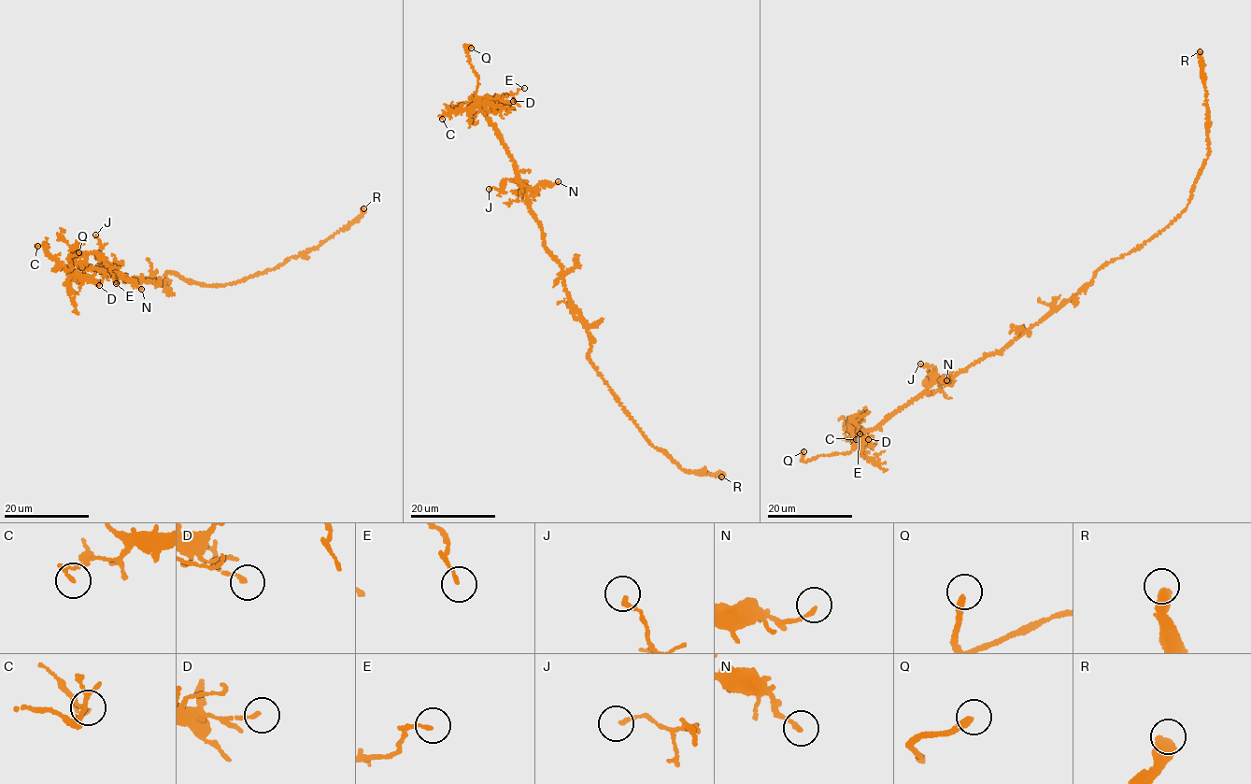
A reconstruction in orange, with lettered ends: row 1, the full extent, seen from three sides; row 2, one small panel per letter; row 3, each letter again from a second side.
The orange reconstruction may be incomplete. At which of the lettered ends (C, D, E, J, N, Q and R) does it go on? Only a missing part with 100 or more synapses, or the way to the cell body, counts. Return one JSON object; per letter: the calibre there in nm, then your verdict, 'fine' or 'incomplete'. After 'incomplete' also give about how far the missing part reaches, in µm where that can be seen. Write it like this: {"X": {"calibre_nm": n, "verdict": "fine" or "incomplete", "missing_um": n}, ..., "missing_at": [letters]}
{"C": {"calibre_nm": 150, "verdict": "fine"}, "D": {"calibre_nm": 150, "verdict": "fine"}, "E": {"calibre_nm": 130, "verdict": "fine"}, "J": {"calibre_nm": 160, "verdict": "fine"}, "N": {"calibre_nm": 160, "verdict": "fine"}, "Q": {"calibre_nm": 240, "verdict": "incomplete", "missing_um": 30}, "R": {"calibre_nm": 480, "verdict": "fine"}, "missing_at": ["Q"]}

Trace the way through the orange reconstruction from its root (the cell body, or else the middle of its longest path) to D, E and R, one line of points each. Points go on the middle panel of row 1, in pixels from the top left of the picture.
D: (583, 324), (570, 306), (561, 265), (546, 248), (513, 161), (479, 106), (487, 97), (513, 101)
E: (583, 324), (570, 306), (561, 265), (546, 248), (513, 161), (477, 106), (483, 98), (498, 99), (524, 88)
R: (583, 324), (591, 342), (588, 353), (589, 360), (650, 443), (664, 450), (685, 471), (719, 473), (721, 477)

